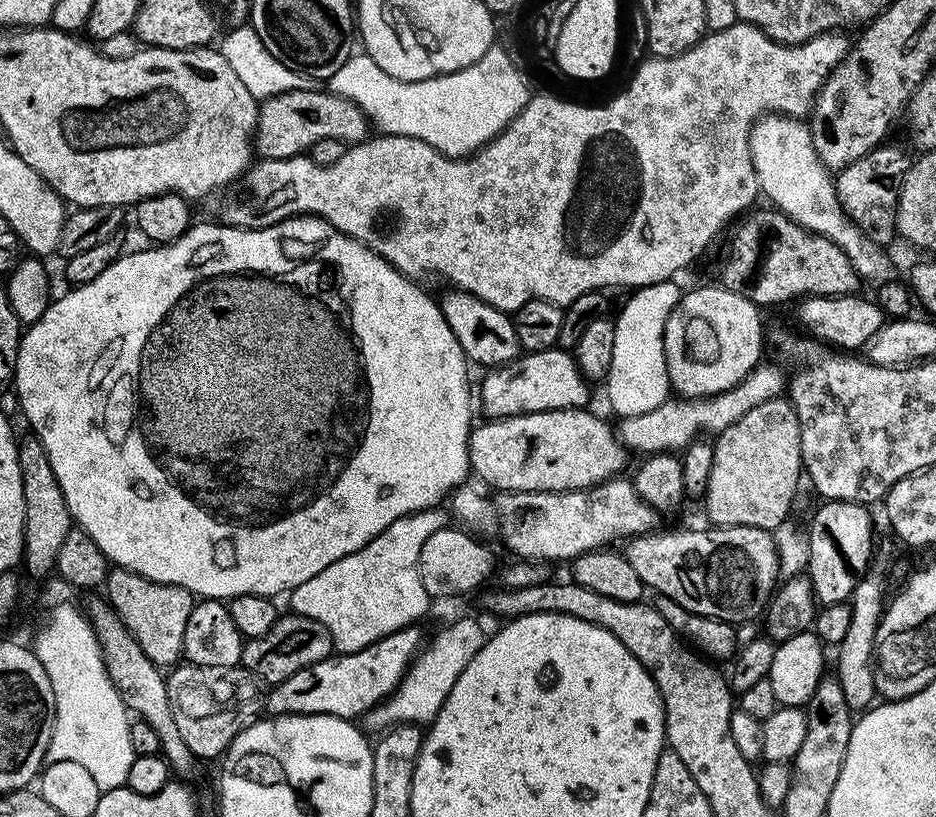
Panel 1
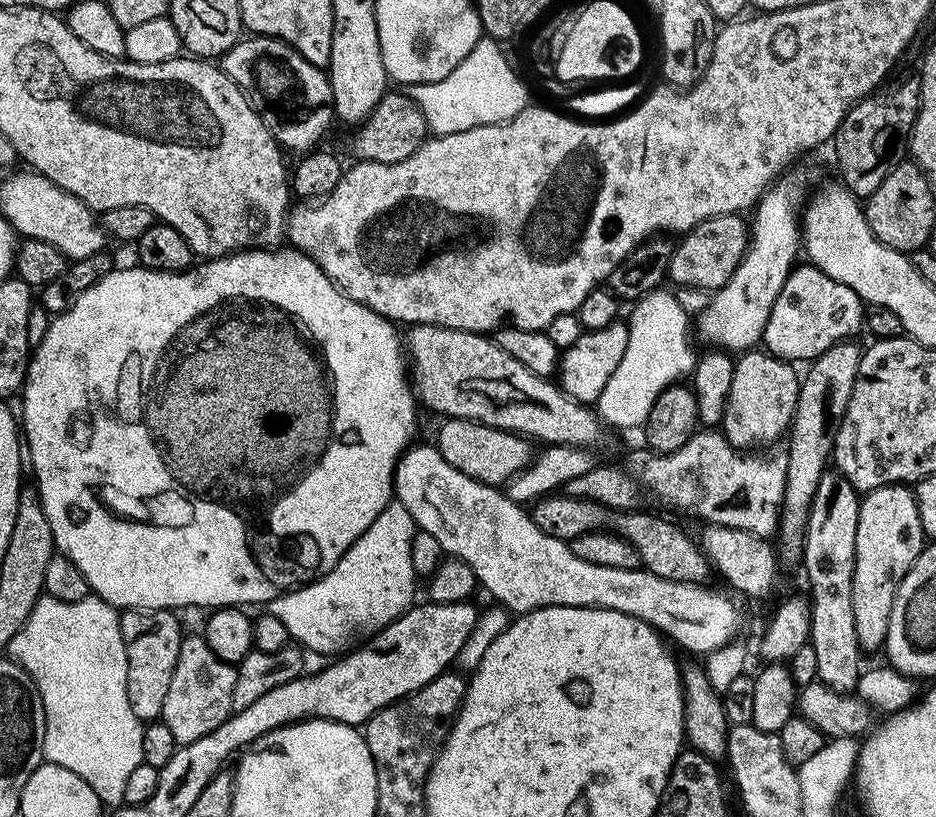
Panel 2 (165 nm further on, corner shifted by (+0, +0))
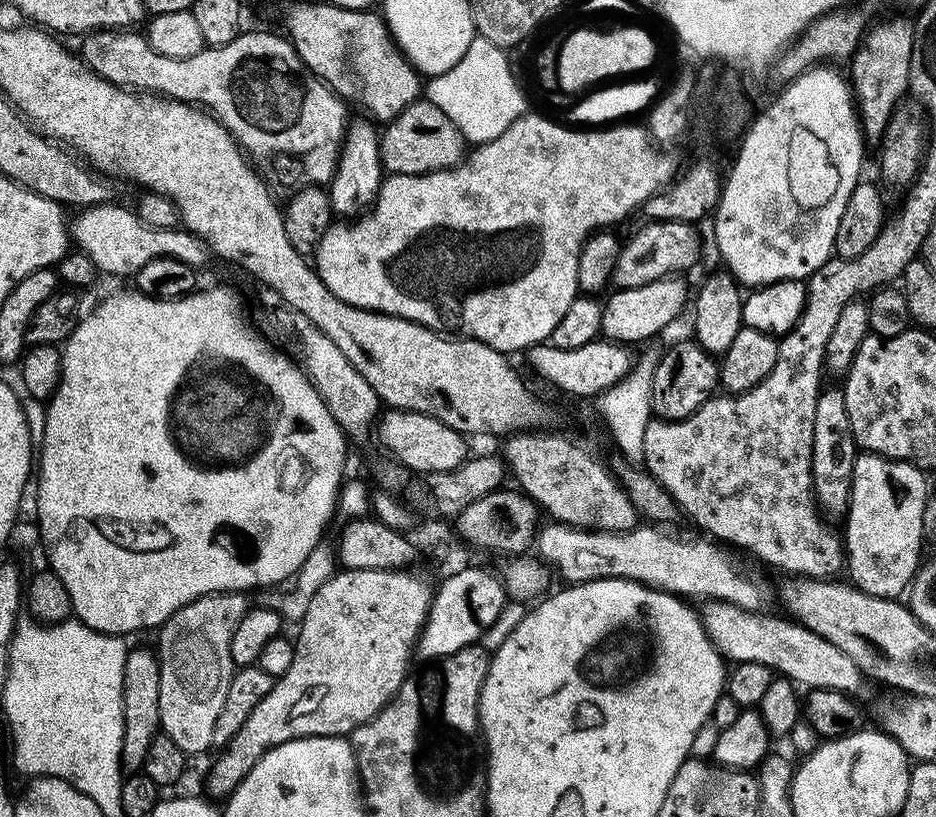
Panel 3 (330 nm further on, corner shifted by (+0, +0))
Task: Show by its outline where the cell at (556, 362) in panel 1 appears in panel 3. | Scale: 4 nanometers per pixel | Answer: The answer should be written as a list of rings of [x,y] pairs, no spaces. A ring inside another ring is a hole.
[[[673,274],[650,282],[641,288],[621,288],[613,291],[609,300],[603,301],[602,332],[607,339],[625,346],[633,346],[639,340],[656,336],[667,324],[672,324],[680,316],[684,303],[689,303],[688,284],[679,275]]]

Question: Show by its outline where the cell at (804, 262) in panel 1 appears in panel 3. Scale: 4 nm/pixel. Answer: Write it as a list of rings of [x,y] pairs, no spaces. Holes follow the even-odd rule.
[[[658,220],[645,225],[623,241],[611,279],[617,289],[641,288],[673,274],[684,274],[700,260],[700,236],[689,221]]]

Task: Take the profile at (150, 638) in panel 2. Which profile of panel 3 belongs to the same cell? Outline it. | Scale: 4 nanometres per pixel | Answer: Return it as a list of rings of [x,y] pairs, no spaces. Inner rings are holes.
[[[133,647],[126,658],[126,666],[122,674],[122,754],[121,765],[129,773],[139,772],[144,767],[146,750],[150,750],[150,742],[161,735],[160,711],[158,710],[158,682],[160,681],[160,658],[155,651],[148,648]]]

